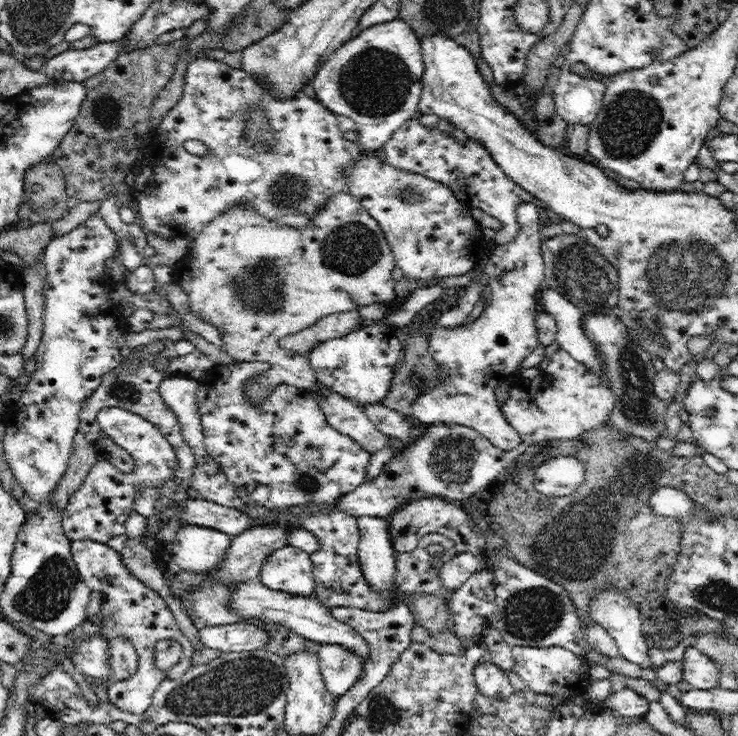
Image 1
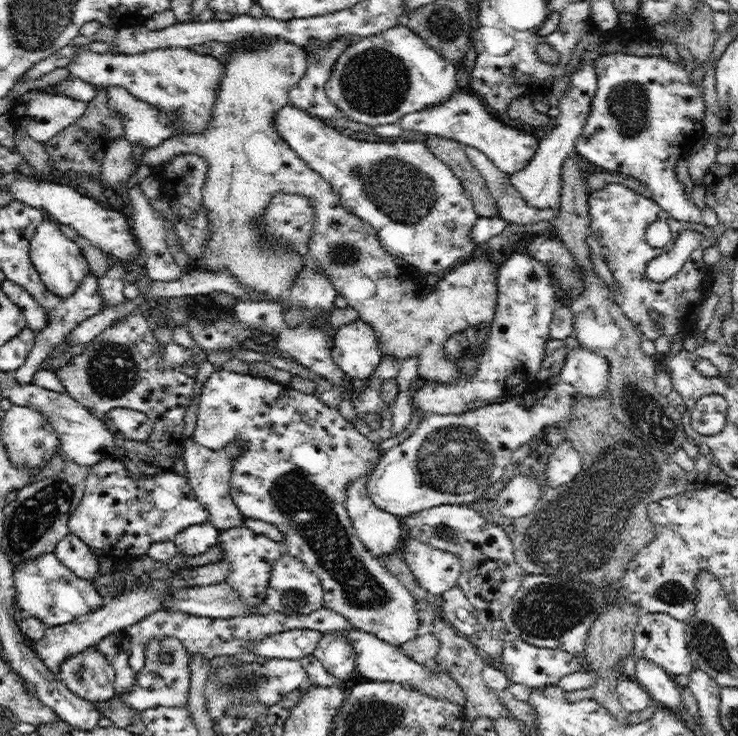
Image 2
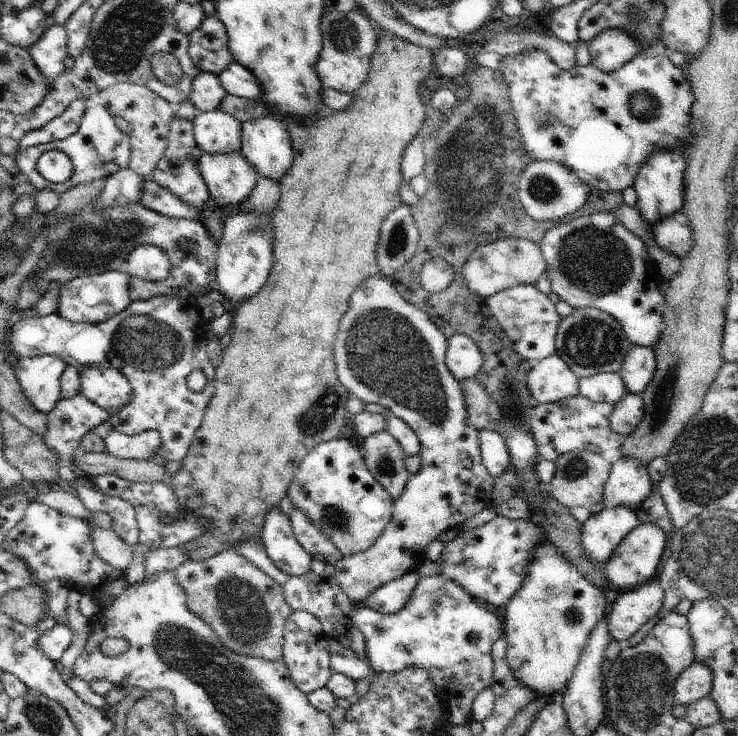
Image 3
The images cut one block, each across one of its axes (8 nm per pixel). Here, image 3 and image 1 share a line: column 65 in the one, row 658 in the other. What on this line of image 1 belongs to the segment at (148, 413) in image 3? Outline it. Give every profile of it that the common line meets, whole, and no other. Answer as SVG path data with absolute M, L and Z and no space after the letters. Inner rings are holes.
M316 646L326 689L337 698L343 696L362 677L361 656L340 646Z

